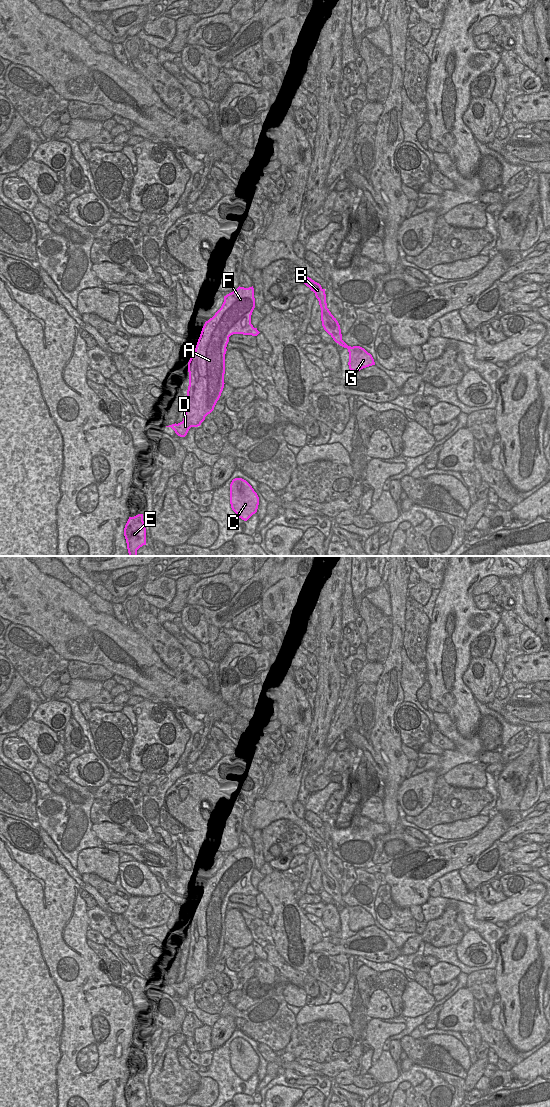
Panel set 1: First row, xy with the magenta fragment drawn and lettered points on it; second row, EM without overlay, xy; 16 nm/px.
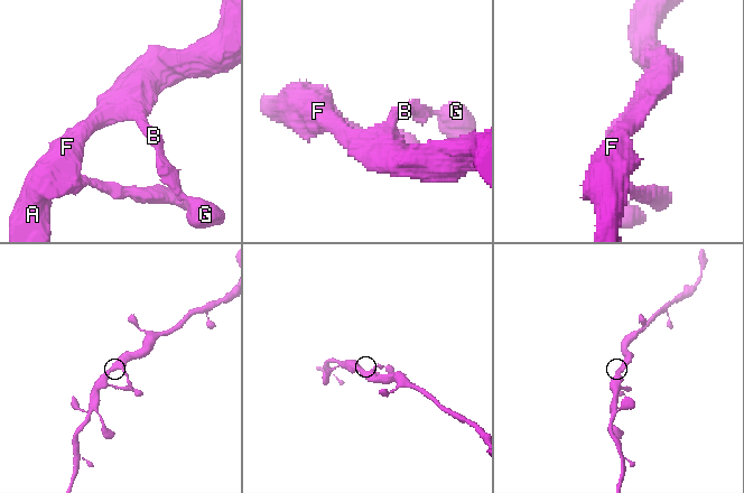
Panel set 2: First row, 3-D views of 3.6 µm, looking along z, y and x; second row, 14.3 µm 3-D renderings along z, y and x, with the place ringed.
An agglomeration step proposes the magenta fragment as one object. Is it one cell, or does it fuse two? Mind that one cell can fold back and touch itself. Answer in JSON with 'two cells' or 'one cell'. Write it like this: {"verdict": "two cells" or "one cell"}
{"verdict": "one cell"}

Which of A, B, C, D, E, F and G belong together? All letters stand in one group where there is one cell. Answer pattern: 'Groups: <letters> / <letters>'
Groups: A B C D E F G

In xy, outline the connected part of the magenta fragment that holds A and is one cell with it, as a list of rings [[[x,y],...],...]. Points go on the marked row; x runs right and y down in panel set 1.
[[[238,287],[235,291],[224,296],[224,302],[221,308],[215,315],[205,322],[200,337],[198,339],[195,351],[188,362],[189,386],[187,390],[187,399],[185,404],[185,414],[183,421],[178,424],[172,424],[166,427],[171,427],[180,437],[185,437],[191,427],[198,427],[205,420],[205,417],[210,414],[219,400],[224,388],[225,374],[225,354],[226,347],[229,342],[229,337],[233,334],[243,334],[257,336],[260,332],[251,324],[251,315],[255,308],[254,288]]]

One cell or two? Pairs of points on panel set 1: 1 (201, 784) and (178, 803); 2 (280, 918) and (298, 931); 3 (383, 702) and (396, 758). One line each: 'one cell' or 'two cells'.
1: one cell
2: one cell
3: one cell

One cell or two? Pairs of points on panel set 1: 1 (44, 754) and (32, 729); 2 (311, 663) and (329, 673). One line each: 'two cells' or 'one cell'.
1: one cell
2: two cells

